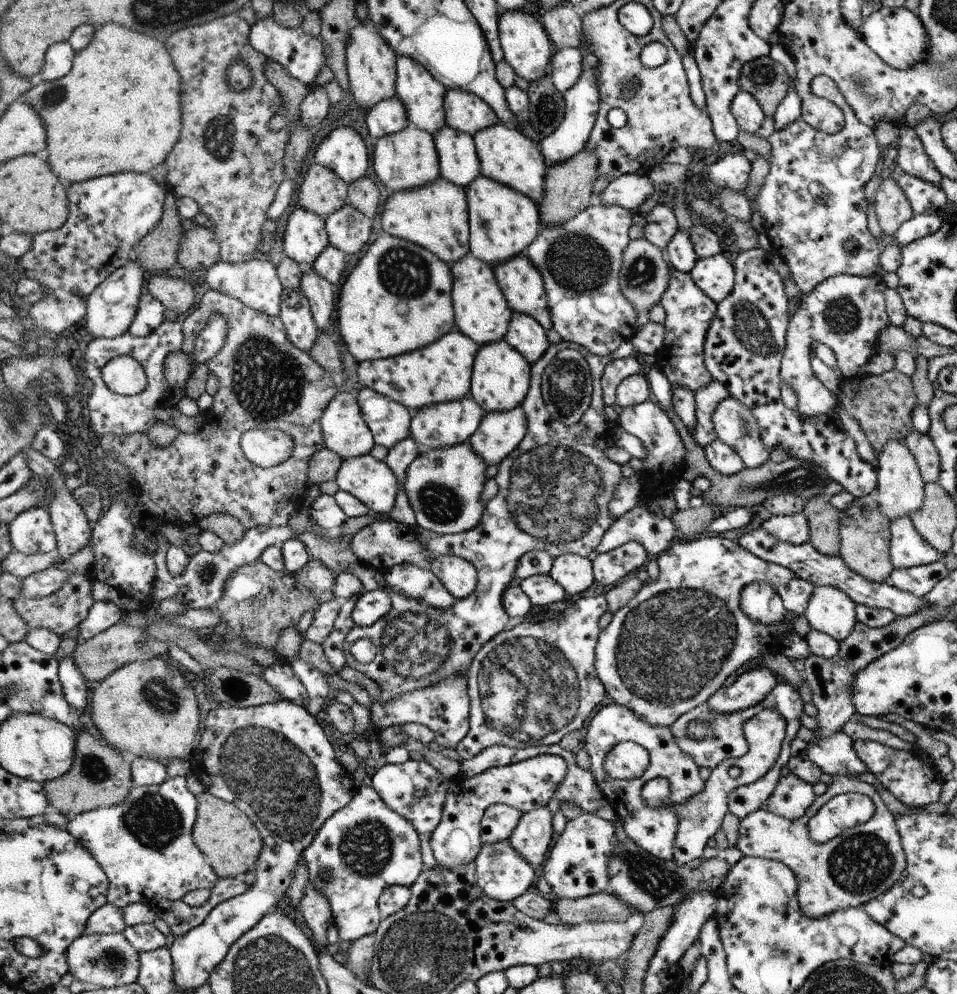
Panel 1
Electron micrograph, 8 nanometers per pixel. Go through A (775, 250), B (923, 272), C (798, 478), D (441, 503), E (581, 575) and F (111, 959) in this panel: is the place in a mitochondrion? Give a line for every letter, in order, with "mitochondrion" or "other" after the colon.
A: other
B: other
C: mitochondrion
D: mitochondrion
E: other
F: mitochondrion

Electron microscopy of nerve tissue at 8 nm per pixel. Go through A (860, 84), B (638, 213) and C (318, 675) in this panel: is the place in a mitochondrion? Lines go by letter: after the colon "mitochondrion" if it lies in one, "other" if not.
A: mitochondrion
B: other
C: other

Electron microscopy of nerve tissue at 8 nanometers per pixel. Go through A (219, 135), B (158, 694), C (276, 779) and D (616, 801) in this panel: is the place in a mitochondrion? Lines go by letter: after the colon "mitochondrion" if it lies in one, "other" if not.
A: mitochondrion
B: mitochondrion
C: mitochondrion
D: other

